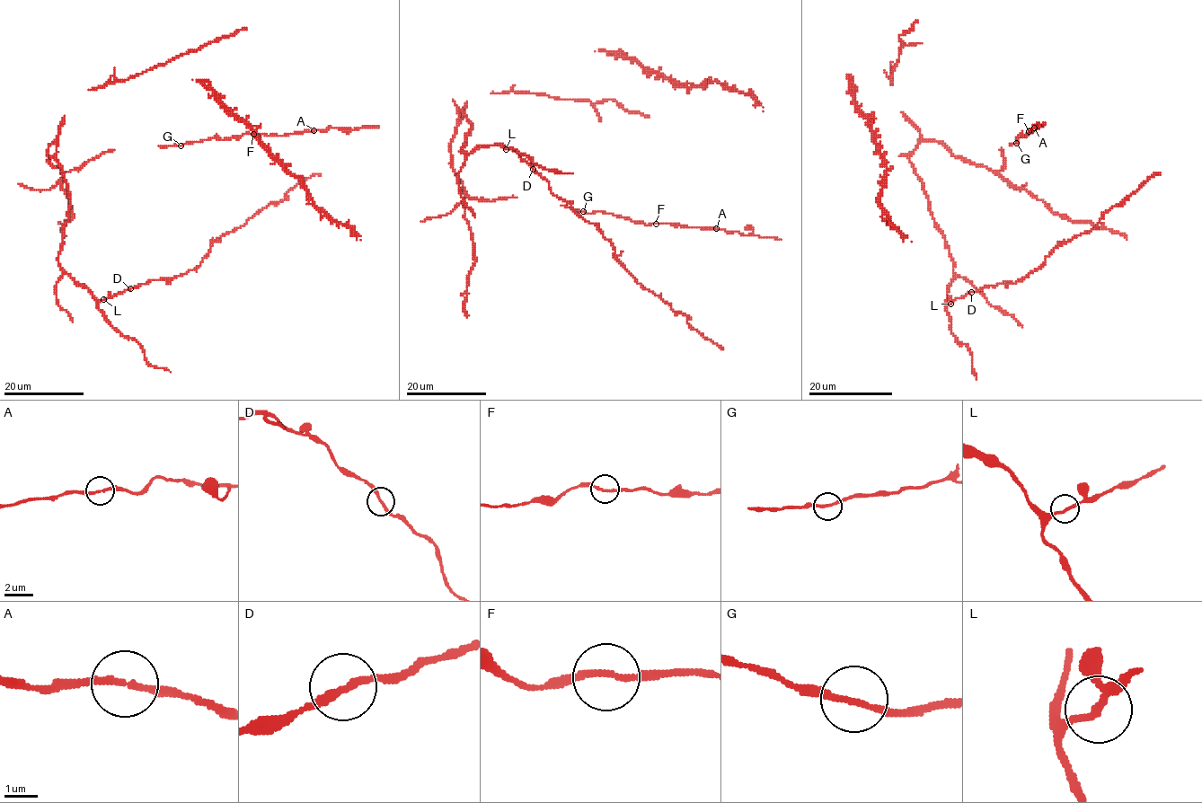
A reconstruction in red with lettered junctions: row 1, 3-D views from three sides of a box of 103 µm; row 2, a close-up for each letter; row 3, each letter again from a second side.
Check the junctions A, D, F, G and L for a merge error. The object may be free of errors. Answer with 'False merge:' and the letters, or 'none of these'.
False merge: none of these

